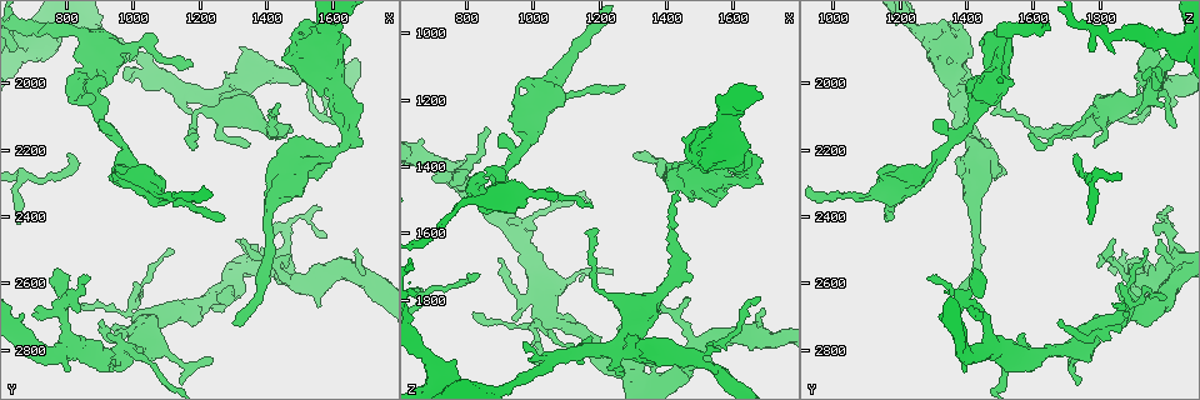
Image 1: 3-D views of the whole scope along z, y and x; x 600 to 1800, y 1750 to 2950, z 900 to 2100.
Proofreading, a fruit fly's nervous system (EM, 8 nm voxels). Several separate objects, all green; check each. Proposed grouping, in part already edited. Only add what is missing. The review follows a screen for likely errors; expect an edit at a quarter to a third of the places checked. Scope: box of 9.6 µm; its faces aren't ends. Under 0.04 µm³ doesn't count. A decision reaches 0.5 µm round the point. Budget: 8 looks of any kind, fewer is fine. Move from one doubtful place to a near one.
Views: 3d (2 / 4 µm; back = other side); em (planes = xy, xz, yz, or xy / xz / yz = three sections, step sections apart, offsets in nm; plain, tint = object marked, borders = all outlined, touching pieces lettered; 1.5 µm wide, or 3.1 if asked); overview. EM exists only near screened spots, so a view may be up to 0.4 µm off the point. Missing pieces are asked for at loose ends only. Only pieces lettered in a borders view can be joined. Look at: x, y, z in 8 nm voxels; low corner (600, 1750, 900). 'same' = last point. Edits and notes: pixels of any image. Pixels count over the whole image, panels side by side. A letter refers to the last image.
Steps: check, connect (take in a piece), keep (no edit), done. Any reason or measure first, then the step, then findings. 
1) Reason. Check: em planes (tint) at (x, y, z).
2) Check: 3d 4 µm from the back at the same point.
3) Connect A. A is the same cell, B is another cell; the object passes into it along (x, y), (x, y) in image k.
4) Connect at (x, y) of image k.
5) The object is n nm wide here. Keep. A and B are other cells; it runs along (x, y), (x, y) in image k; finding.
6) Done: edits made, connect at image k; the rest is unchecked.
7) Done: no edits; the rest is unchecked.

Branch stops here. Check: 3d 4 µm from the back at (1590, 2070, 2010).

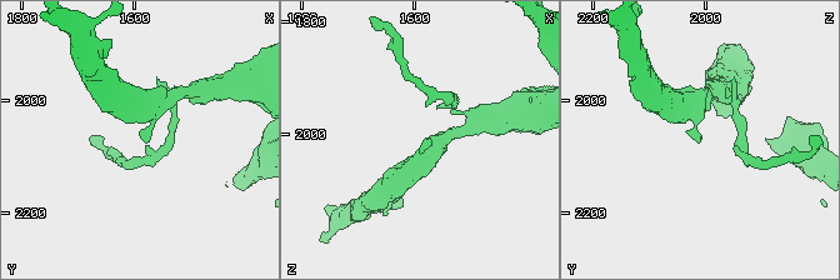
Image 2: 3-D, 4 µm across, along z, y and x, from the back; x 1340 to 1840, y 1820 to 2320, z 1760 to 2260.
Check: em xz step 4 (borders) at (1585, 2070, 2010).

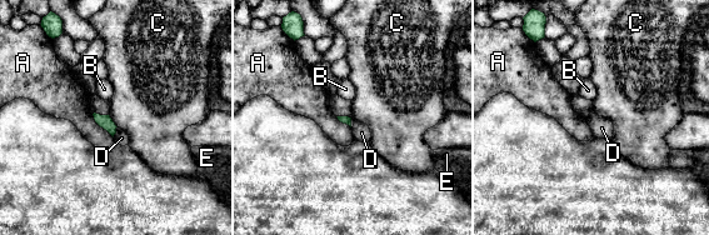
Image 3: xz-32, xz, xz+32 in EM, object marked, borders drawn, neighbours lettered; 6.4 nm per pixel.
Another direction. Check: em planes (borders) at the same point.

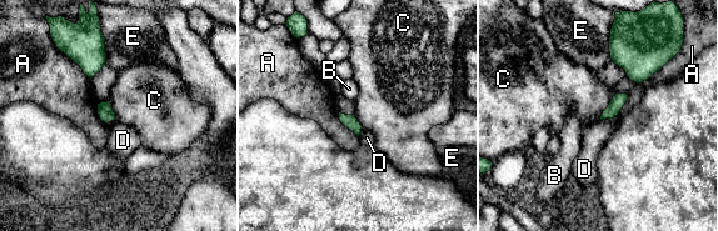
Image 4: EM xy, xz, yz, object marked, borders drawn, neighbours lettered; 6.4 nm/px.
Keep. A, B, C, D and E are other cells; no lettered piece goes on from it.

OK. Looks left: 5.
Tapers out. Check: em planes (borders) at (1340, 2200, 1780).

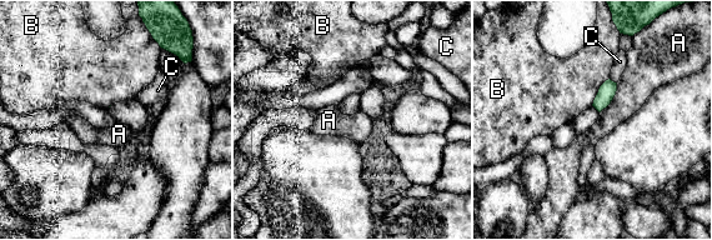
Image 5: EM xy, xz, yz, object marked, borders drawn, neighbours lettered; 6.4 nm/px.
Keep. A, B and C are other cells; a border runs along (617, 83), (613, 99), (600, 113) in image 5; no lettered piece goes on from it.

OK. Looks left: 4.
An open end. Check: em planes (borders) at (1180, 1940, 1520).

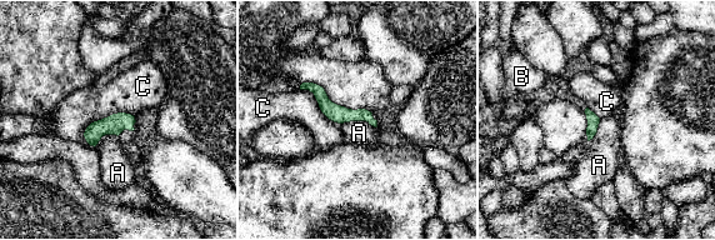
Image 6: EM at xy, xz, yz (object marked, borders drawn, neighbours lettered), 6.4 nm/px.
Keep. A, B and C are other cells; a border runs along (134, 115), (94, 120), (83, 136) in image 6; none of them fits.

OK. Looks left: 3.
Done: no edits; the rest is unchecked.

